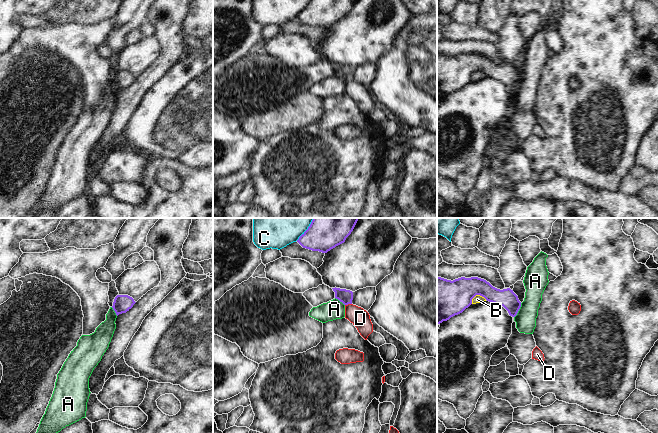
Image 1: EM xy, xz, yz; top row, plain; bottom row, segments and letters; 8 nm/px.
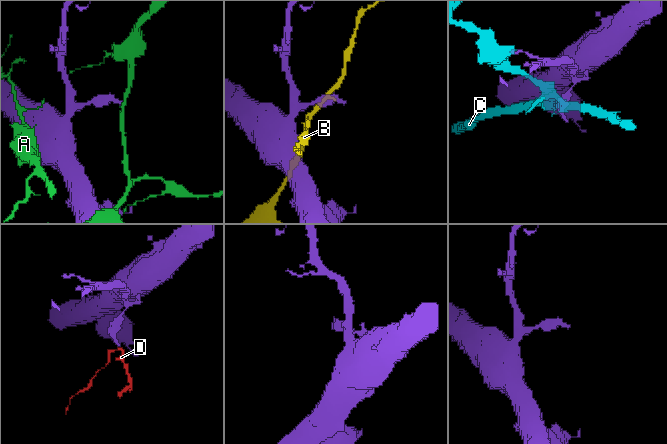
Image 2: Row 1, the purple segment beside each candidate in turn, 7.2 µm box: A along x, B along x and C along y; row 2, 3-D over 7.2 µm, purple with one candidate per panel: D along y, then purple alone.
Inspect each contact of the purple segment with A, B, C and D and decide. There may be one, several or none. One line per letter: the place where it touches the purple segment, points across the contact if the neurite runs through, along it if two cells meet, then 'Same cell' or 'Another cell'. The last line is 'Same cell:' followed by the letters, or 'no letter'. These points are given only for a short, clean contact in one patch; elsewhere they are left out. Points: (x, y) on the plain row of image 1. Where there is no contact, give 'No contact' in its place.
A: Touches purple at yz (518, 86). Boundary: yz (521, 79), (514, 93). Another cell
B: Touches purple at yz (477, 70). Another cell
C: Touches purple at xz (304, 8). Another cell
D: Touches purple at xz (348, 79). Path across: xz (345, 72), (348, 79), (360, 94). Same cell
Same cell: D

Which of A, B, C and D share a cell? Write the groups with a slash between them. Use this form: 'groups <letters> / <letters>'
groups A / B / C / D

